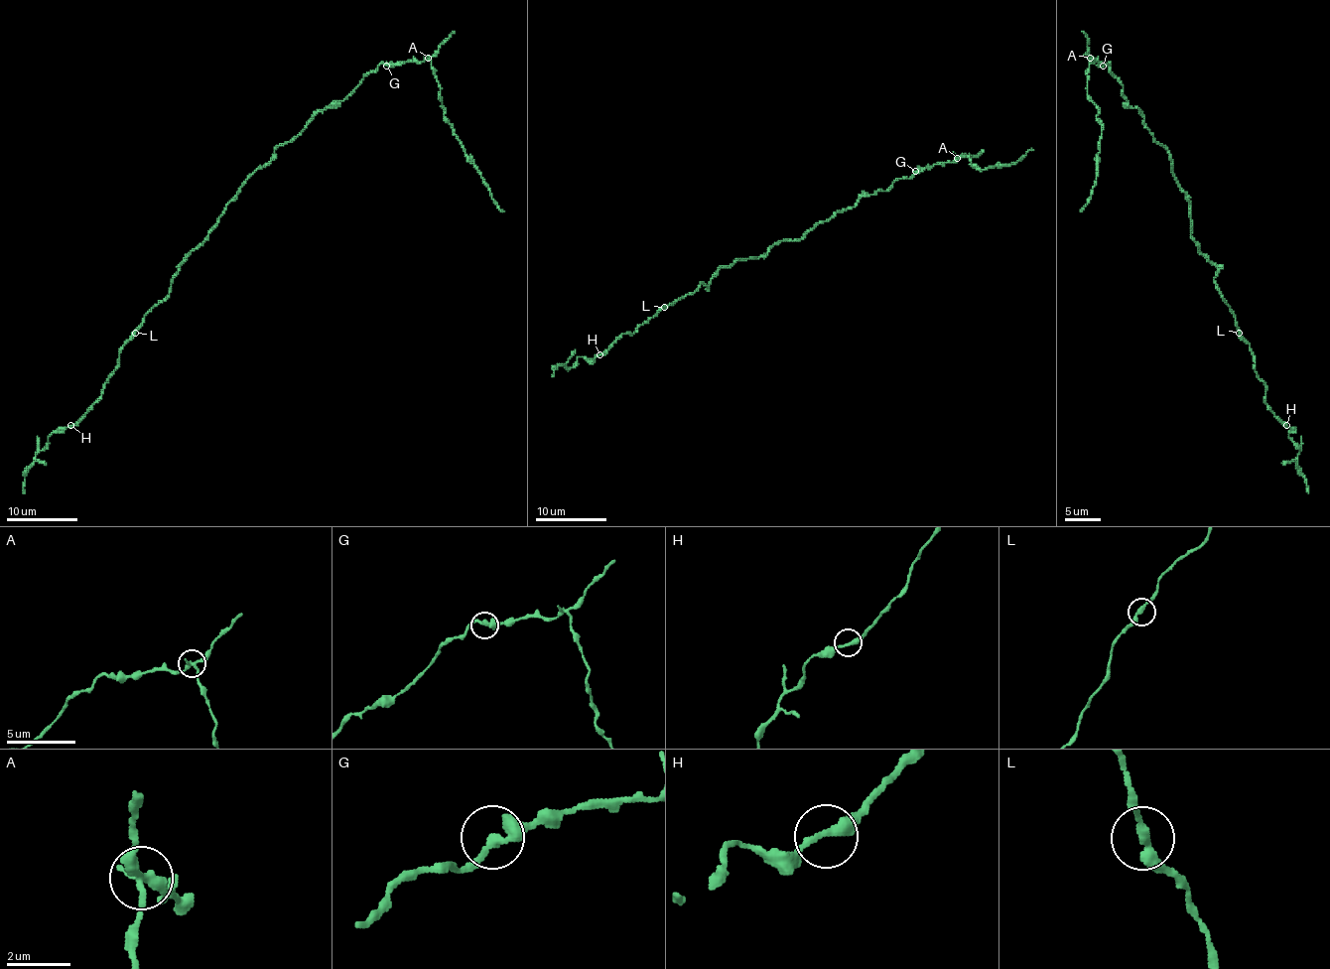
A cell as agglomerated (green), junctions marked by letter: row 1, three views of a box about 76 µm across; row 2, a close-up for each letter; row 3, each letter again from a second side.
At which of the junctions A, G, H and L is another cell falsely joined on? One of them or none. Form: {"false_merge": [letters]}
{"false_merge": ["A"]}

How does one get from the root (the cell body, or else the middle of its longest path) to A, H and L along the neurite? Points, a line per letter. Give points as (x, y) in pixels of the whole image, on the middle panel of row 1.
A: (776, 244), (798, 240), (834, 214), (852, 208), (863, 197), (885, 191), (899, 179), (957, 157)
H: (776, 244), (758, 257), (723, 266), (707, 285), (702, 282), (599, 354)
L: (776, 244), (758, 257), (737, 258), (731, 266), (723, 266), (707, 285), (702, 282), (693, 293), (664, 307)

